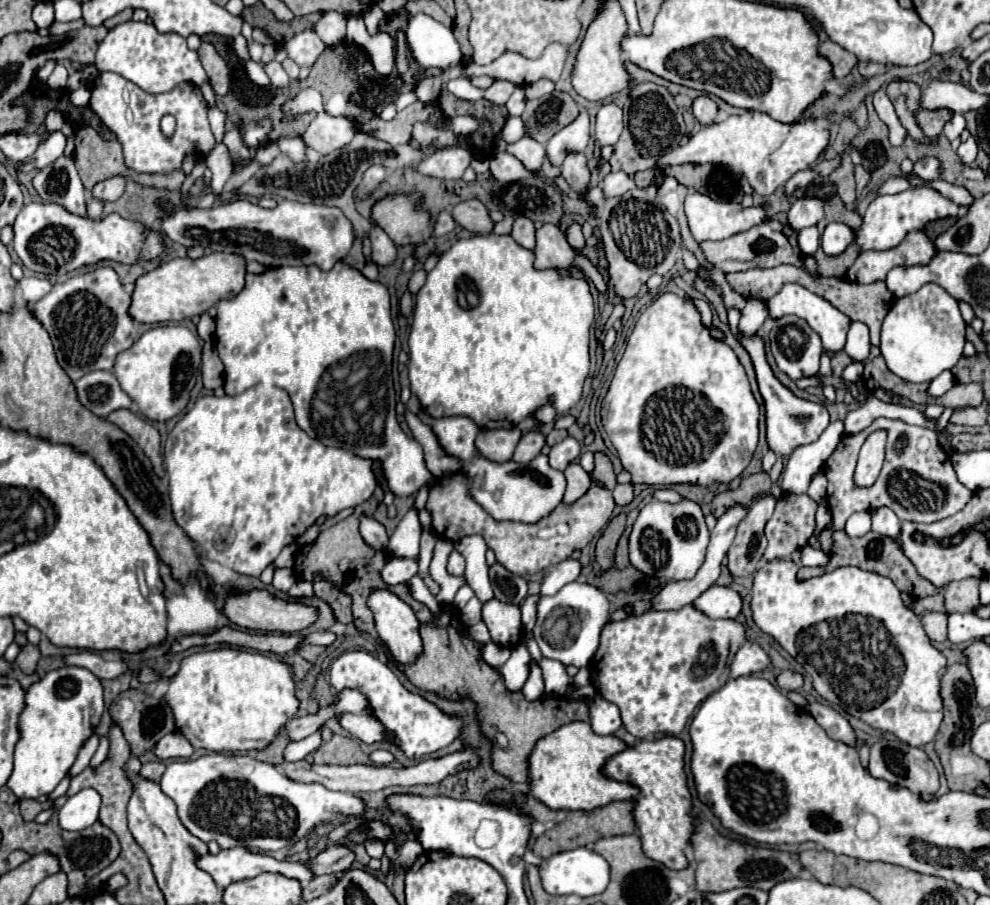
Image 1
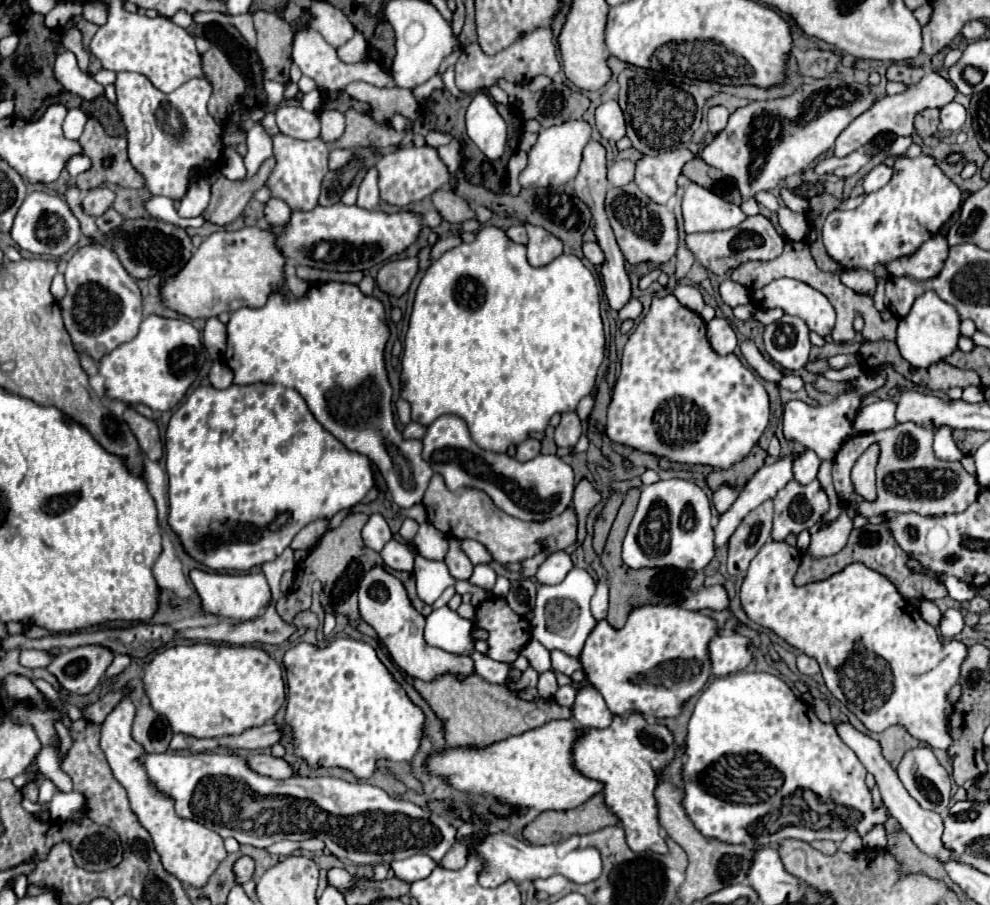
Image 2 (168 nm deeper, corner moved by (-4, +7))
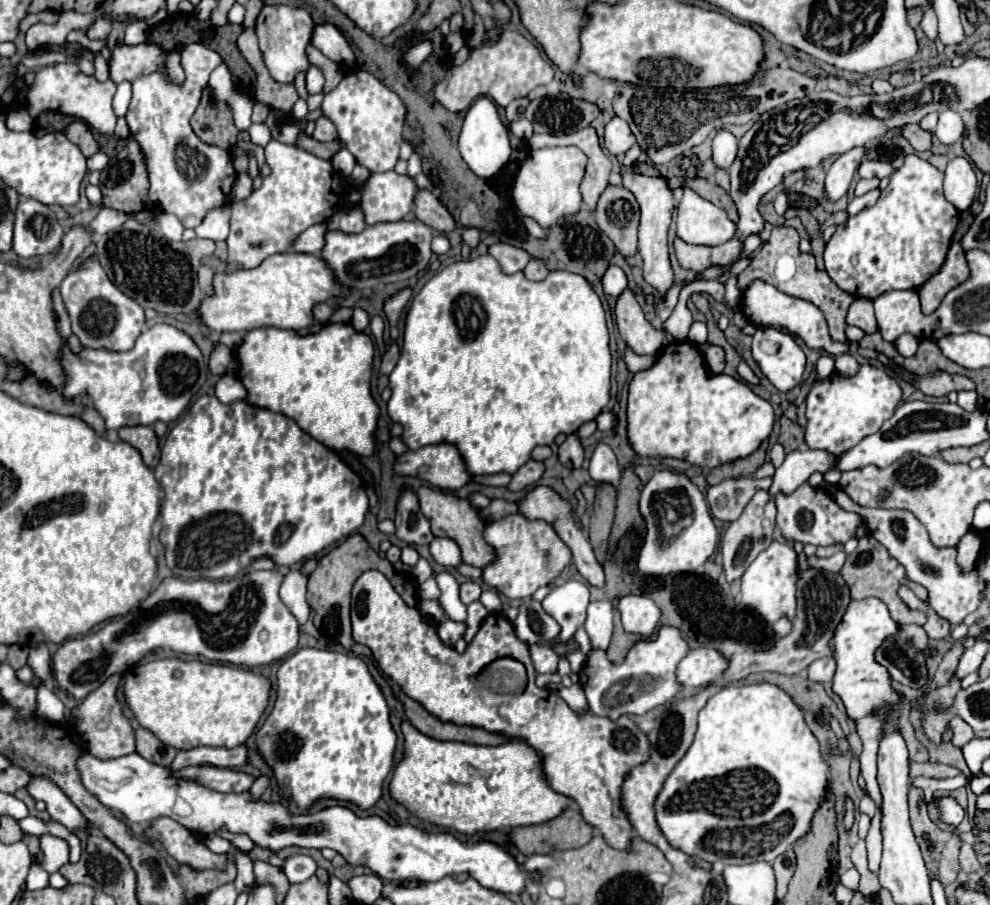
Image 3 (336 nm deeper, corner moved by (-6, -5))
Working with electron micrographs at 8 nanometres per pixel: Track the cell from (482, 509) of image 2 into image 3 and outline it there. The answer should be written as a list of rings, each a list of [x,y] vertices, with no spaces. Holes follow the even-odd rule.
[[[421,486],[417,490],[417,496],[419,496],[419,502],[421,502],[421,512],[431,522],[431,532],[435,536],[439,536],[439,538],[455,540],[459,544],[459,548],[461,548],[465,564],[471,564],[471,566],[477,566],[477,568],[485,568],[487,564],[497,560],[497,550],[491,544],[487,544],[485,538],[483,538],[485,520],[479,516],[479,510],[469,504],[467,498],[445,494],[445,492],[433,490],[429,486]]]

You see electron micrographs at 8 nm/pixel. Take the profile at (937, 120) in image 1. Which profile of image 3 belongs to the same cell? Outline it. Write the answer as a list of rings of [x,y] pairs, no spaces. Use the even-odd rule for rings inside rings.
[[[907,124],[907,126],[901,130],[901,134],[903,134],[903,138],[905,138],[915,150],[931,150],[933,132],[923,130],[919,124]]]

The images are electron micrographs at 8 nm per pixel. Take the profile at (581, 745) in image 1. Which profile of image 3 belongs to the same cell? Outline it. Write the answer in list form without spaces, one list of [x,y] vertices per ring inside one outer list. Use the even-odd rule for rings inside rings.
[[[409,722],[401,724],[405,734],[405,756],[393,772],[391,796],[399,800],[417,818],[433,822],[443,828],[453,828],[463,834],[475,834],[483,830],[509,830],[517,826],[543,824],[557,818],[563,808],[569,808],[575,800],[561,796],[549,788],[543,772],[543,756],[527,742],[507,742],[499,746],[473,746],[465,742],[439,742],[417,732]]]

